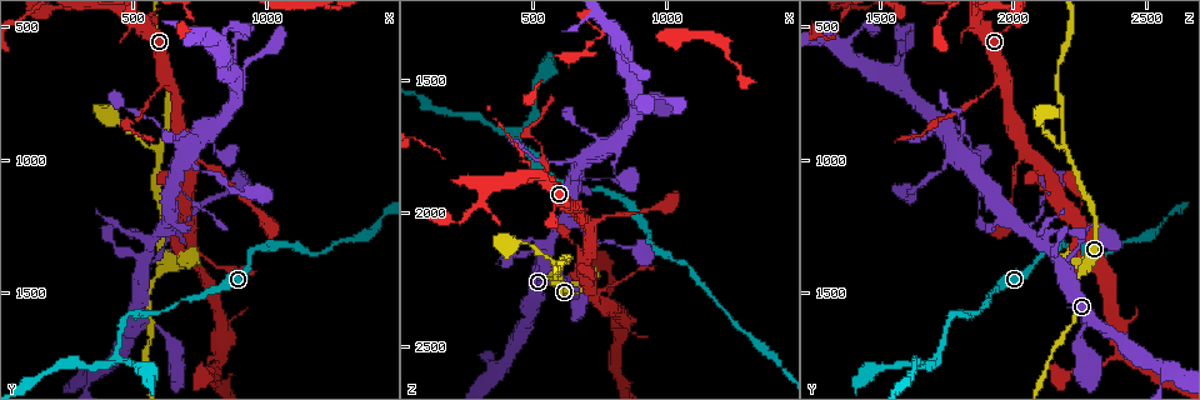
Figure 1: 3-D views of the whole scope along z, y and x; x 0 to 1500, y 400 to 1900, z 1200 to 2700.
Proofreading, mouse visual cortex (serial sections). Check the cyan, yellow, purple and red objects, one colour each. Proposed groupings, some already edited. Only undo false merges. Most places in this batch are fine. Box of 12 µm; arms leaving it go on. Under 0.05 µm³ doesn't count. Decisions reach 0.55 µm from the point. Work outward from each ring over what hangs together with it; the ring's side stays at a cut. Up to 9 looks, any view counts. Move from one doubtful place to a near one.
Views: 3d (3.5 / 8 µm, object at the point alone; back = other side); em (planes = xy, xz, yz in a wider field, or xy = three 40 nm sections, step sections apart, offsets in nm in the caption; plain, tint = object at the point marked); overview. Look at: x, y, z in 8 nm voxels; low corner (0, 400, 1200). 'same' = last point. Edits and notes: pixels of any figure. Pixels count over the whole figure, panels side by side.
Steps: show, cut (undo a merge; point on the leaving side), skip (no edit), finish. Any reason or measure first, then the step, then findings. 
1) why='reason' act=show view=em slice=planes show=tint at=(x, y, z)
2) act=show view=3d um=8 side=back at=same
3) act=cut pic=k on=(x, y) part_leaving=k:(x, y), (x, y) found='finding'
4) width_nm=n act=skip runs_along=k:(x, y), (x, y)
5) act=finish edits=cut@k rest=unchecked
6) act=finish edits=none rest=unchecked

why='sudden change in width' act=show view=3d um=8 at=(590, 1440, 2240)

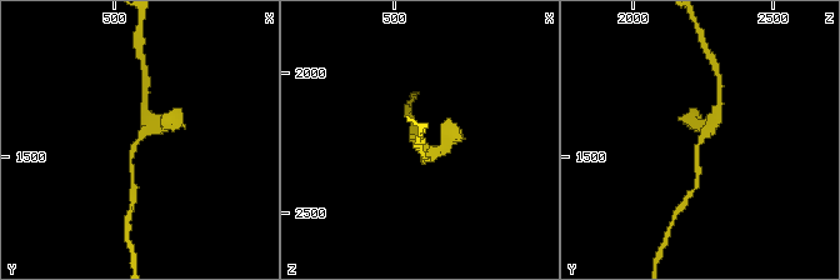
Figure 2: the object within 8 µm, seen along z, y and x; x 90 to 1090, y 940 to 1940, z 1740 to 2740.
why='closer look' act=show view=3d um=3.5 at=(590, 1450, 2250)

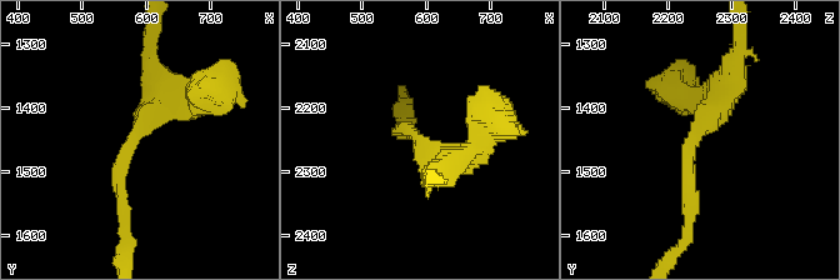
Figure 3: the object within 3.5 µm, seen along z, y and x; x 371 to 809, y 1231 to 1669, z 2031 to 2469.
arm_widths_nm=200,400 act=show view=em slice=planes show=tint at=(585, 1445, 2245)

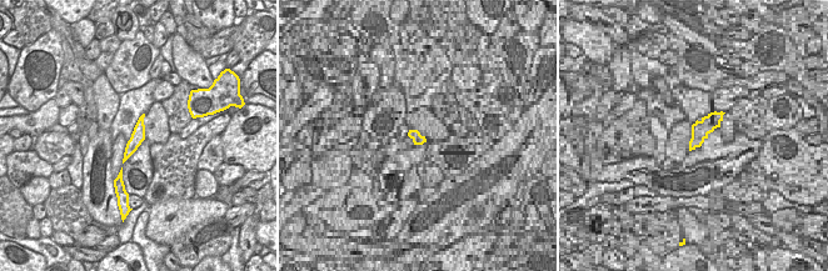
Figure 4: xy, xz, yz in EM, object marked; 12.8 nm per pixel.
act=skip runs_along=3:(733, 76), (689, 149), (689, 218) found='continuous, no second cell'

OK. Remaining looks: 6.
why='a fork' act=show view=3d um=8 side=back at=(430, 1740, 1720)

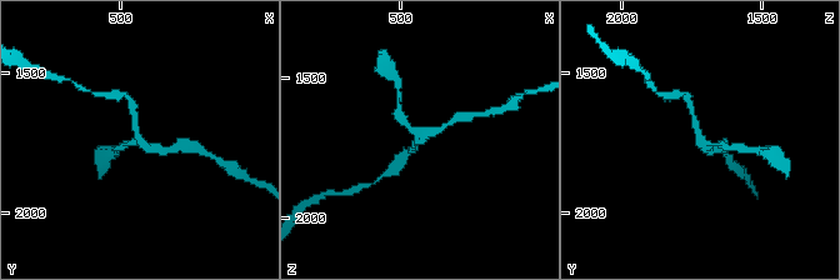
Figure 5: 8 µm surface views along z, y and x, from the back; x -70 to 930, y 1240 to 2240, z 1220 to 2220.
arms=3 arm_widths_nm=200,200,250 why='need the tissue' act=show view=em slice=xy step=5 show=tint at=(440, 1740, 1730)

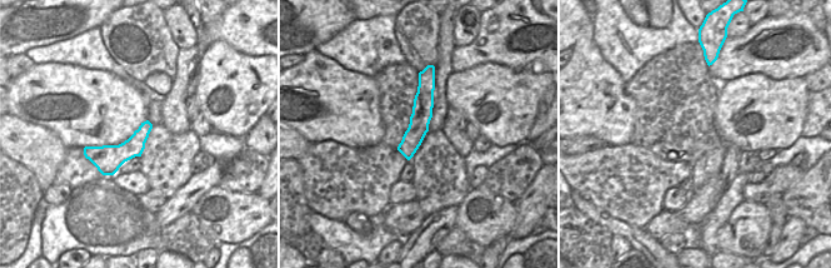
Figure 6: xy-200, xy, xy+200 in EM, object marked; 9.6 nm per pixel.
width_nm=190 act=skip runs_along=6:(426, 82), (422, 113), (408, 154) found='one cell here'

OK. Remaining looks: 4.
why='calibre changes' act=show view=3d um=8 at=(860, 1100, 2140)

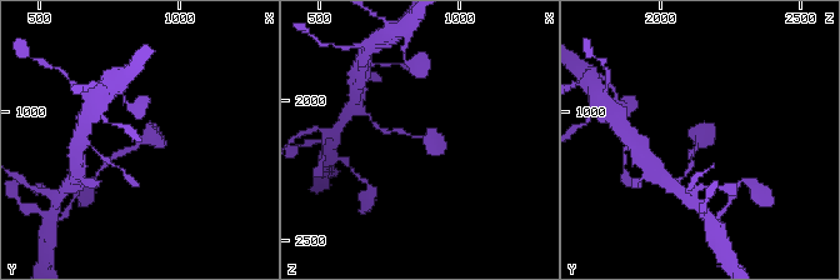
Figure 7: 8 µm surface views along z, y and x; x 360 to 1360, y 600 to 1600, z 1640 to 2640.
act=show view=3d um=3.5 at=(860, 1120, 2120)

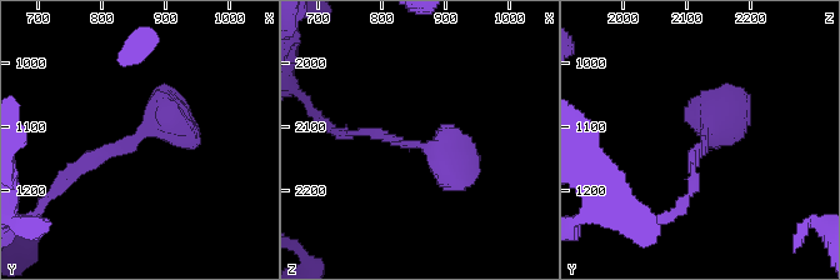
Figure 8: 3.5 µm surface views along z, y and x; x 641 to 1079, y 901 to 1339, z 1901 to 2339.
arm_widths_nm=150,400 why='now the EM' act=show view=em slice=planes show=tint at=(860, 1110, 2130)

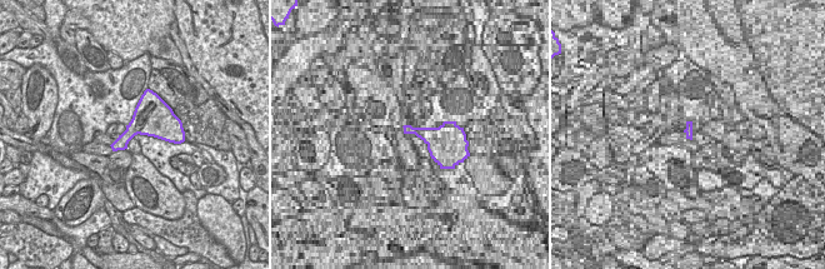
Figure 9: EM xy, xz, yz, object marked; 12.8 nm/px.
act=skip runs_along=8:(71, 176), (171, 115), (175, 91) found='one cell here'

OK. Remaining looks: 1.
why='abrupt turn' act=show view=3d um=3.5 at=(710, 990, 1770)

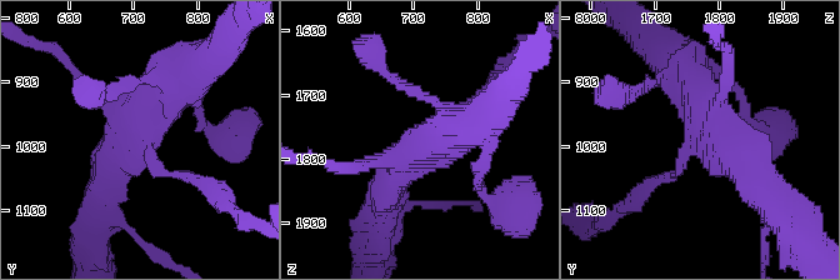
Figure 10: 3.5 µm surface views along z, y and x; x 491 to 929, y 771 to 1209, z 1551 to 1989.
arms=4 act=skip runs_along=10:(105, 186), (118, 148), (198, 68) found='continuous, no second cell'

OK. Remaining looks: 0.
act=finish edits=none rest=unchecked

